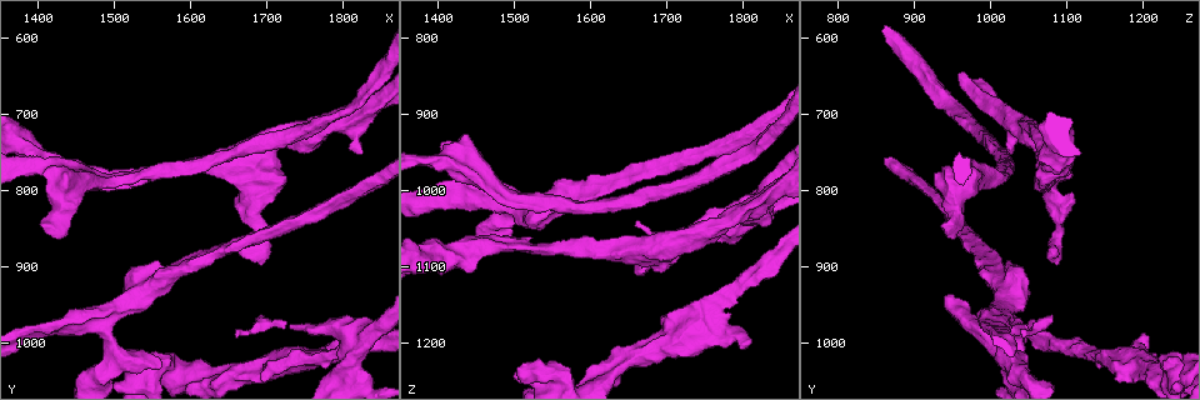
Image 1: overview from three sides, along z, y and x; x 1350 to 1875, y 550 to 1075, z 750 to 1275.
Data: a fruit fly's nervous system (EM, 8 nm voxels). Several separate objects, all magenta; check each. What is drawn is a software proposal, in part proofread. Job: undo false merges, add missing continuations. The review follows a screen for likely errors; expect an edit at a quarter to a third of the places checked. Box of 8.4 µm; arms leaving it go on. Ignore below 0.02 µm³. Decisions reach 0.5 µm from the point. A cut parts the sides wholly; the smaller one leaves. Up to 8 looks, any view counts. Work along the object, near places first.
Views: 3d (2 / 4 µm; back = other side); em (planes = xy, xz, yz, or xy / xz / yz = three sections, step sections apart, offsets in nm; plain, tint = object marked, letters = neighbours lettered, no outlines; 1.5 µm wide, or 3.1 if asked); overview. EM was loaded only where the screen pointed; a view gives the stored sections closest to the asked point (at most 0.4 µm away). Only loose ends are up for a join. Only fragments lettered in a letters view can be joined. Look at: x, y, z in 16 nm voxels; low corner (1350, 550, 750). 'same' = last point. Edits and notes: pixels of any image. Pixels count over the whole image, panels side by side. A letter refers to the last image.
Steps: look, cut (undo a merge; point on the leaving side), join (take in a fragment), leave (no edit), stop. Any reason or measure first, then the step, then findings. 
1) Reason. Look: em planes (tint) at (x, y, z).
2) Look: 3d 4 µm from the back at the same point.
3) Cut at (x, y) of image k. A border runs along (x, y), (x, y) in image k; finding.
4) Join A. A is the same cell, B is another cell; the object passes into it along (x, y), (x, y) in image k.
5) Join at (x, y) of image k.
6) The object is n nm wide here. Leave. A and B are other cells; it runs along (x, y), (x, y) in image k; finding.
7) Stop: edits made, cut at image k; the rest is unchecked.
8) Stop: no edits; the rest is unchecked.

Branch stops here. Look: em yz step 8 (letters) at (1825, 755, 1020).

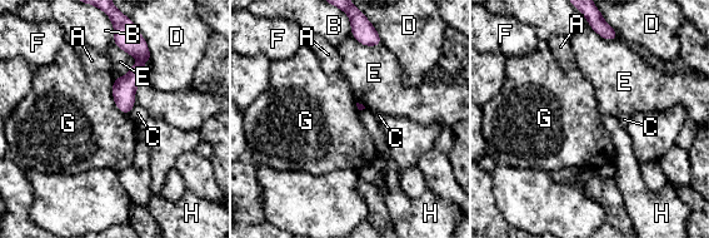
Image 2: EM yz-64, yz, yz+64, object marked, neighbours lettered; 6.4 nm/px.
Leave. A, B, C, D, E, F, G and H are other cells; a border runs along (113, 80), (113, 100), (128, 115) in image 2; no lettered fragment goes on from it.

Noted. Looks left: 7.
Sudden change in width. Look: em yz step 4 (tint) at (1495, 785, 1010).

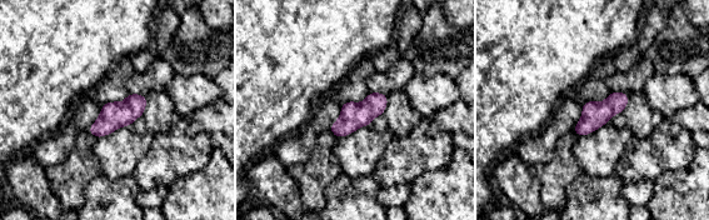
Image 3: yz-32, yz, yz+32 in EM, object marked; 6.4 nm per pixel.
Look: em planes (letters) at the same point.

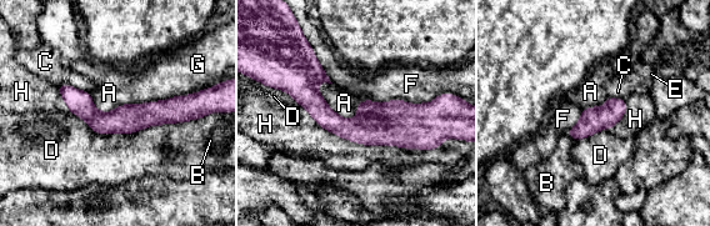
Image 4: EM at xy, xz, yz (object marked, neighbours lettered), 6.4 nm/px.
The longest contact is with H, 900 nm. Leave. A, B, C, D, E, F, G and H are other cells; a border runs along (315, 85), (346, 117), (366, 99) in image 4; all the same neuron.

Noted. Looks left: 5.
Stops while still wide. Look: 3d 2 µm at (1505, 1025, 1235).

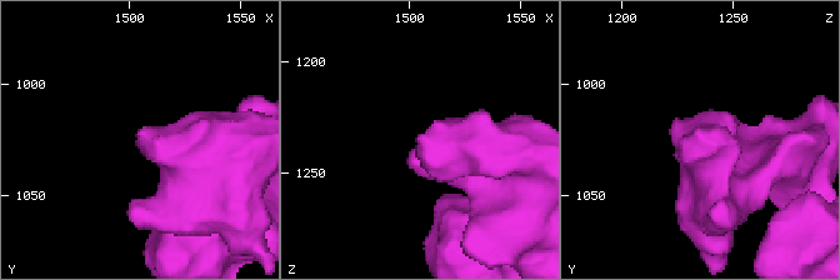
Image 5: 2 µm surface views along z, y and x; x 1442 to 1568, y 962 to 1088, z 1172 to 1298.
Need the tissue. Look: em yz step 4 (tint) at (1504, 1023, 1234).

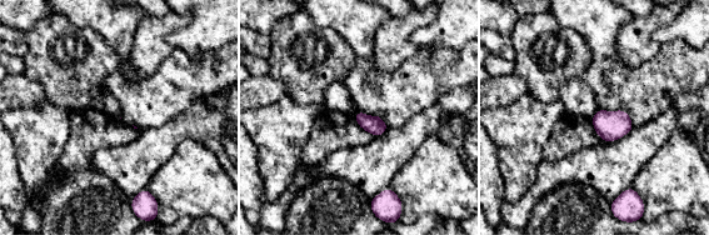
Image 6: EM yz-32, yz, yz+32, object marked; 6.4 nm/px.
Look: em planes (letters) at the same point.

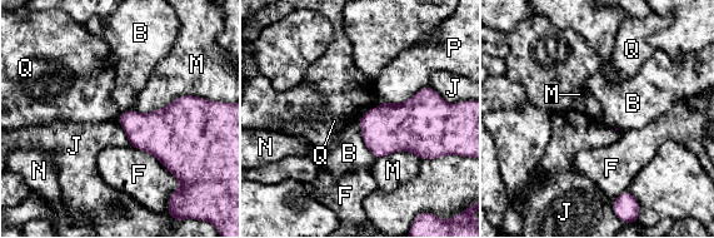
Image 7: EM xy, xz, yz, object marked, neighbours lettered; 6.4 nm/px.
Leave. B, F, J, M, N, P and Q are other cells; a border runs along (116, 119), (129, 144) in image 7; none of them fits.

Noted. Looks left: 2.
Stop: no edits; the rest is unchecked.

